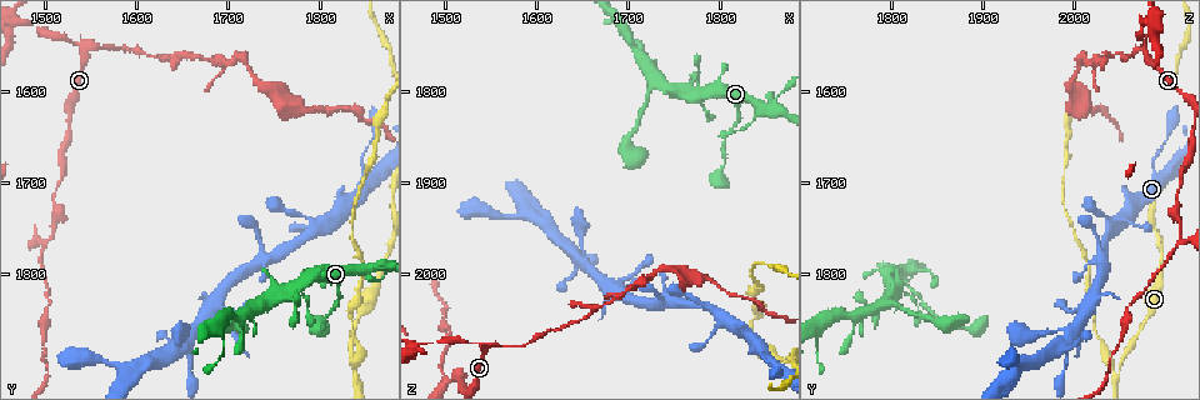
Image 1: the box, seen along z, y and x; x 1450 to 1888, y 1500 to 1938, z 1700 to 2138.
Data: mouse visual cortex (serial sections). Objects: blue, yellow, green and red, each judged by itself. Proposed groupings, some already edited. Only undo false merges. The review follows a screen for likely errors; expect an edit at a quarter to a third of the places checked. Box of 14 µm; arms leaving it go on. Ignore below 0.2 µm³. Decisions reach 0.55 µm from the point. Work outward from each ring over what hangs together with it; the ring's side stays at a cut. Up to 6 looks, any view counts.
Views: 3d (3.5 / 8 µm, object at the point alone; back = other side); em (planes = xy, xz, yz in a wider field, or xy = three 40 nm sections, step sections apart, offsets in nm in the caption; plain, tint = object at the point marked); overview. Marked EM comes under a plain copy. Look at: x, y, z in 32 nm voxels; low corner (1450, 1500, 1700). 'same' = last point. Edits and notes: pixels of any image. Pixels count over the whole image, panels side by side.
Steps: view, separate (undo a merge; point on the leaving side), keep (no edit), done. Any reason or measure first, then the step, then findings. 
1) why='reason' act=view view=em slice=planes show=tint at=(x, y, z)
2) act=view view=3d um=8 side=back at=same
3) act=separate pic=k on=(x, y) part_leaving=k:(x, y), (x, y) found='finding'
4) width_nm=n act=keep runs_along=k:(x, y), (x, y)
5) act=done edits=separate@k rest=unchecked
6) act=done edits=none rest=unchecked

why='abrupt turn' act=view view=3d um=8 at=(1545, 1560, 2080)

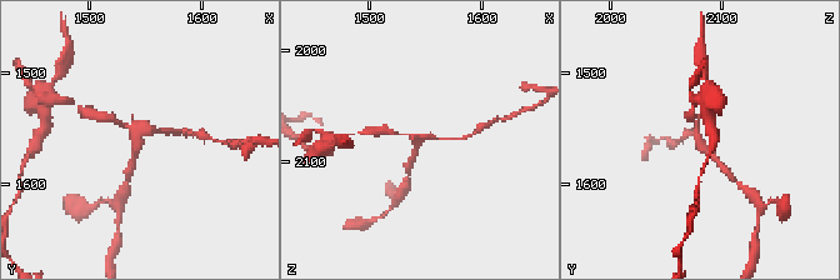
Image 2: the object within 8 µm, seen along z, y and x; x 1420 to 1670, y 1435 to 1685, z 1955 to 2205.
arms=3 arm_widths_nm=100,100,150 why='need the tissue' act=view view=em slice=xy step=3 show=tint at=(1544, 1560, 2080)

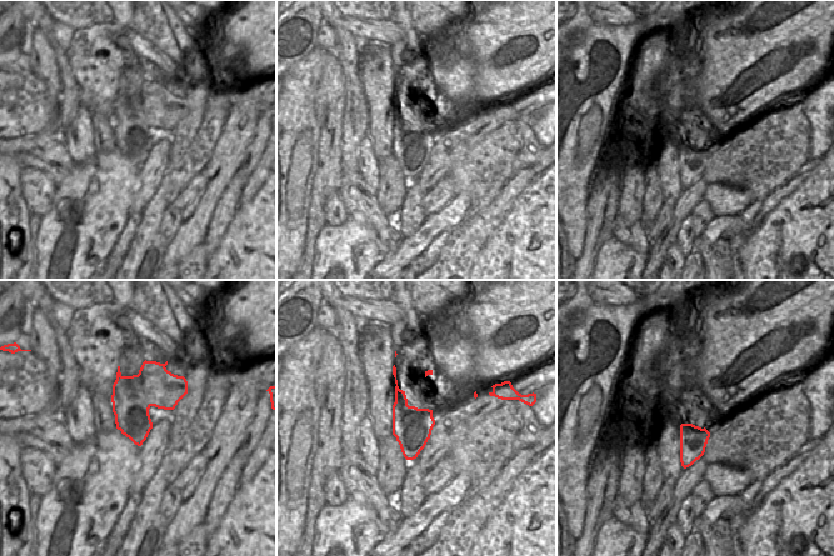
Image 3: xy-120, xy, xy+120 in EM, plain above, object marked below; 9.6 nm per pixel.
act=separate pic=2 on=(110, 118) part_leaving=2:(141, 134), (150, 129), (191, 134) found='a second cell is stuck on'

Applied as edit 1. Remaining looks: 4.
why='redraw' act=view view=overview

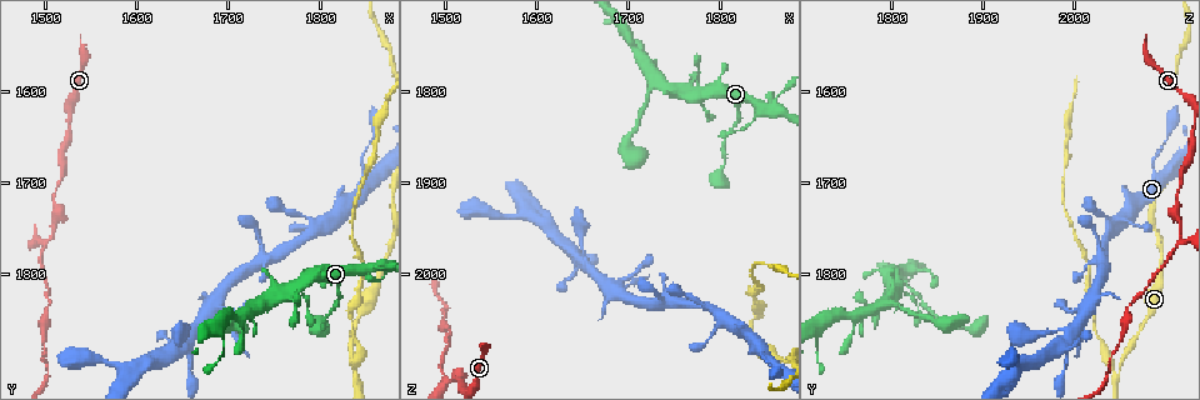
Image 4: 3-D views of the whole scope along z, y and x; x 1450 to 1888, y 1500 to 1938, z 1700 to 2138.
why='sharp bend' act=view view=3d um=3.5 at=(1500, 1765, 2115)

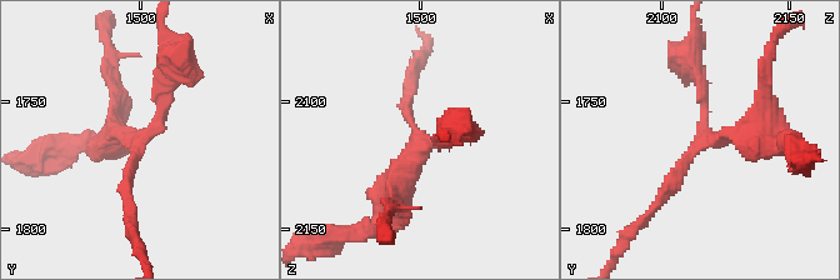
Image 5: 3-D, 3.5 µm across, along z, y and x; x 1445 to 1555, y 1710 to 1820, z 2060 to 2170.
why='shape alone is not enough' act=view view=em slice=xy step=1 show=tint at=(1502, 1765, 2117)

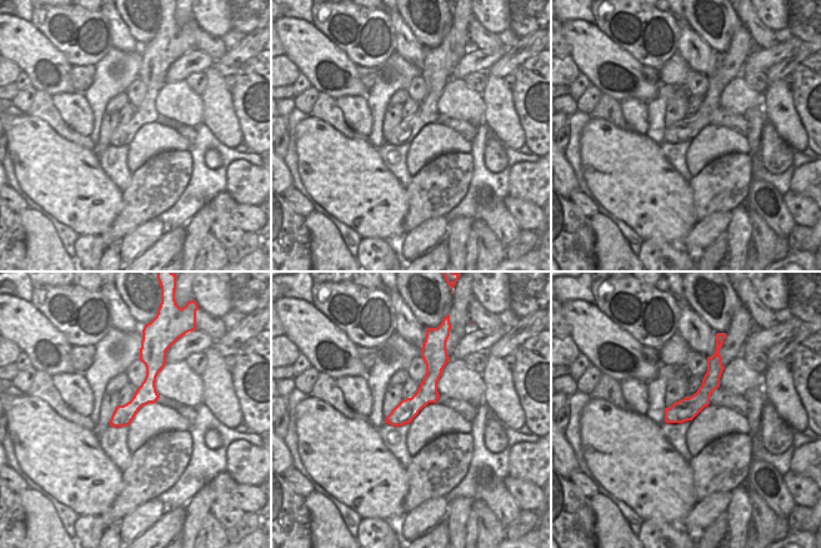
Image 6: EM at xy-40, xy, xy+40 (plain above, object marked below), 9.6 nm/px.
arm_widths_nm=150,200,300 act=keep runs_along=5:(175, 66), (129, 165), (129, 204) found='all the same cell'

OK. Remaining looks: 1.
why='abrupt turn' act=view view=3d um=3.5 at=(1840, 1915, 2045)

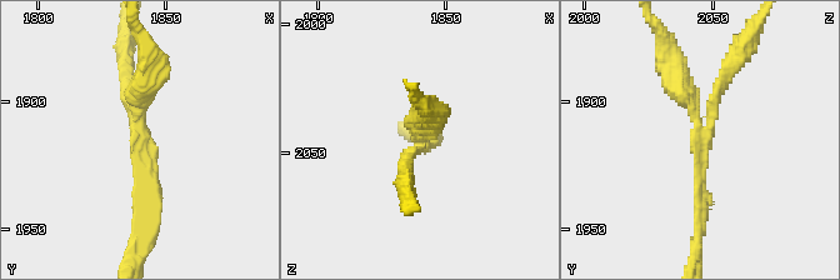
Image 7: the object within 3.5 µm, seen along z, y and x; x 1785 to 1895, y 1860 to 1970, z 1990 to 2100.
arm_widths_nm=150,200,350 act=separate pic=7 on=(676, 88) part_leaving=7:(701, 131), (663, 35) found='two cells meet here'

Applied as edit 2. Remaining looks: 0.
act=done edits=separate@2,separate@7 rest=unchecked

